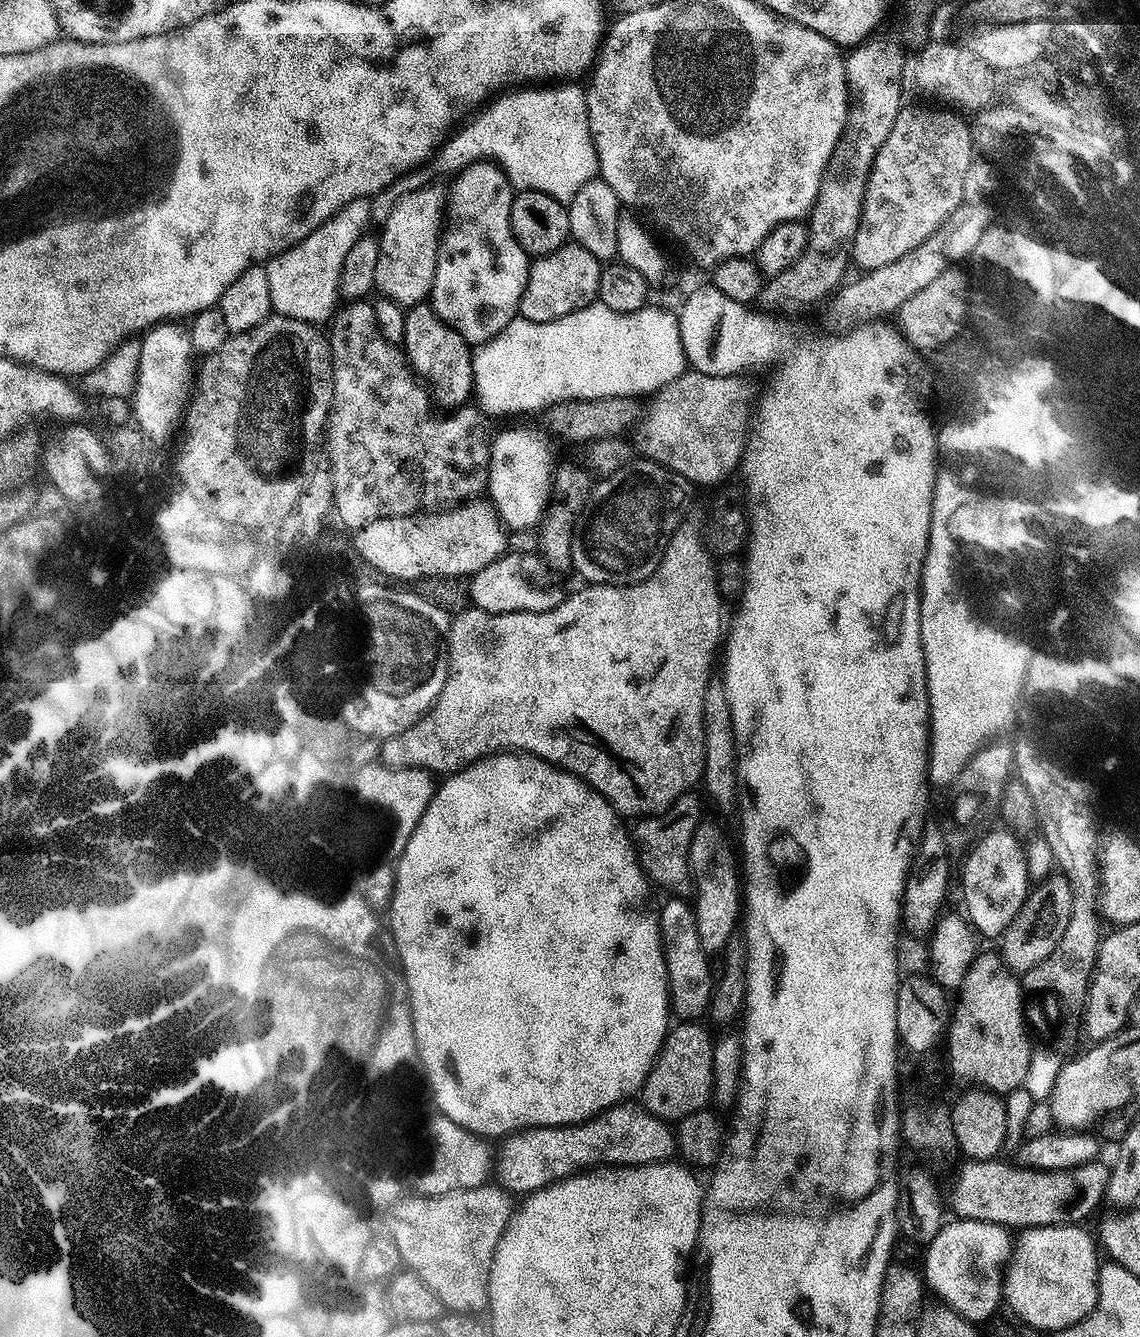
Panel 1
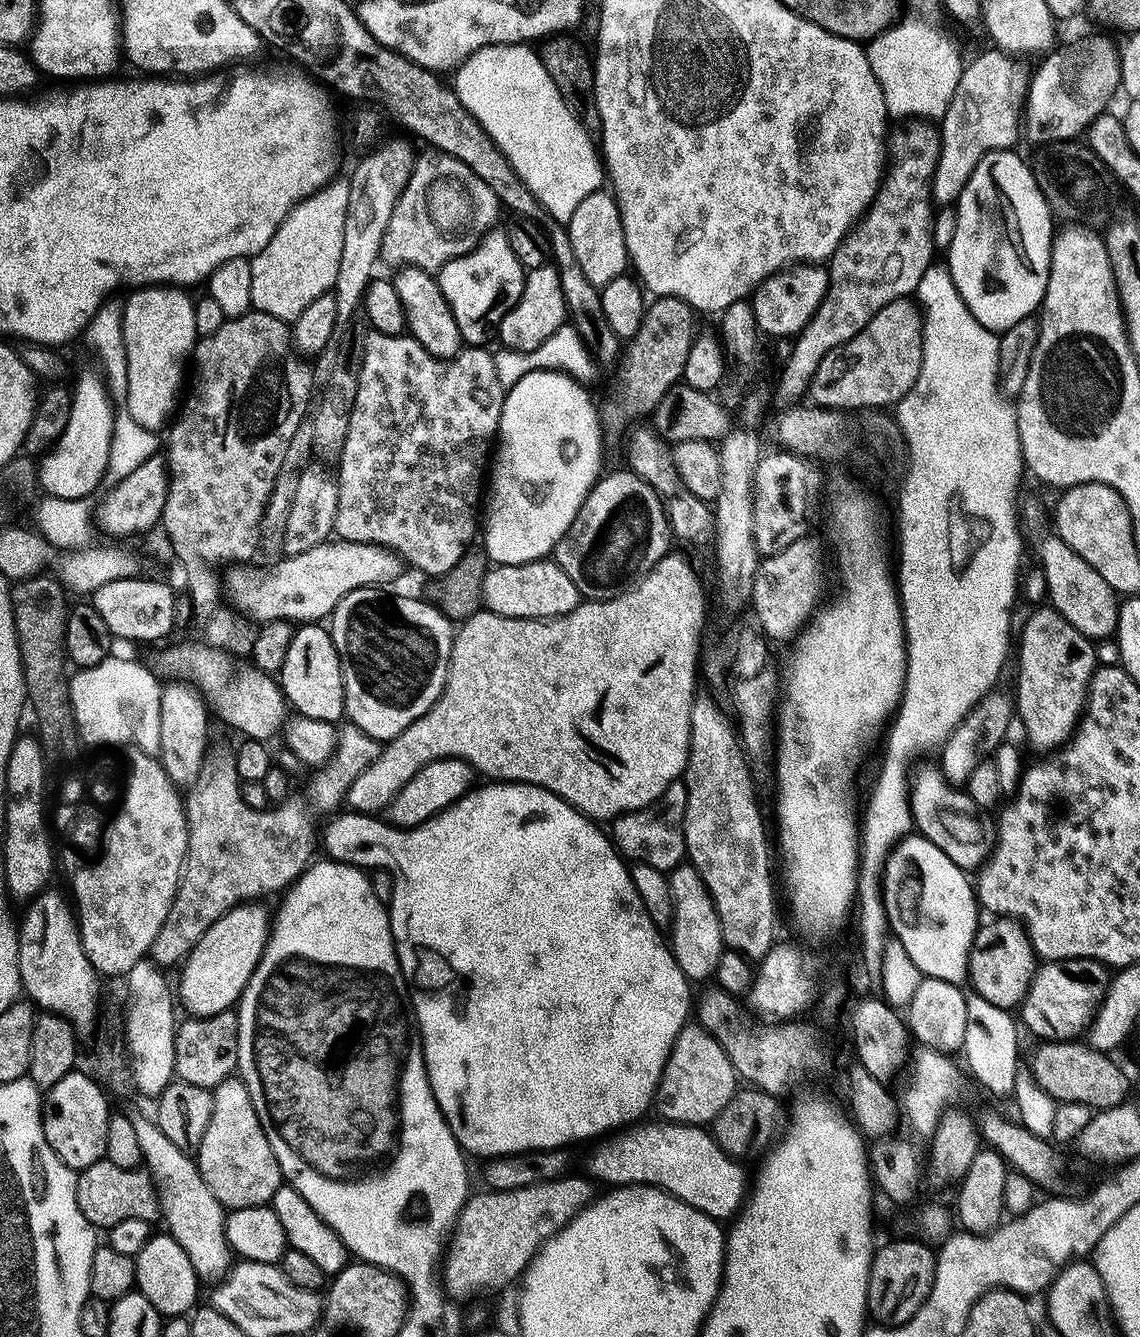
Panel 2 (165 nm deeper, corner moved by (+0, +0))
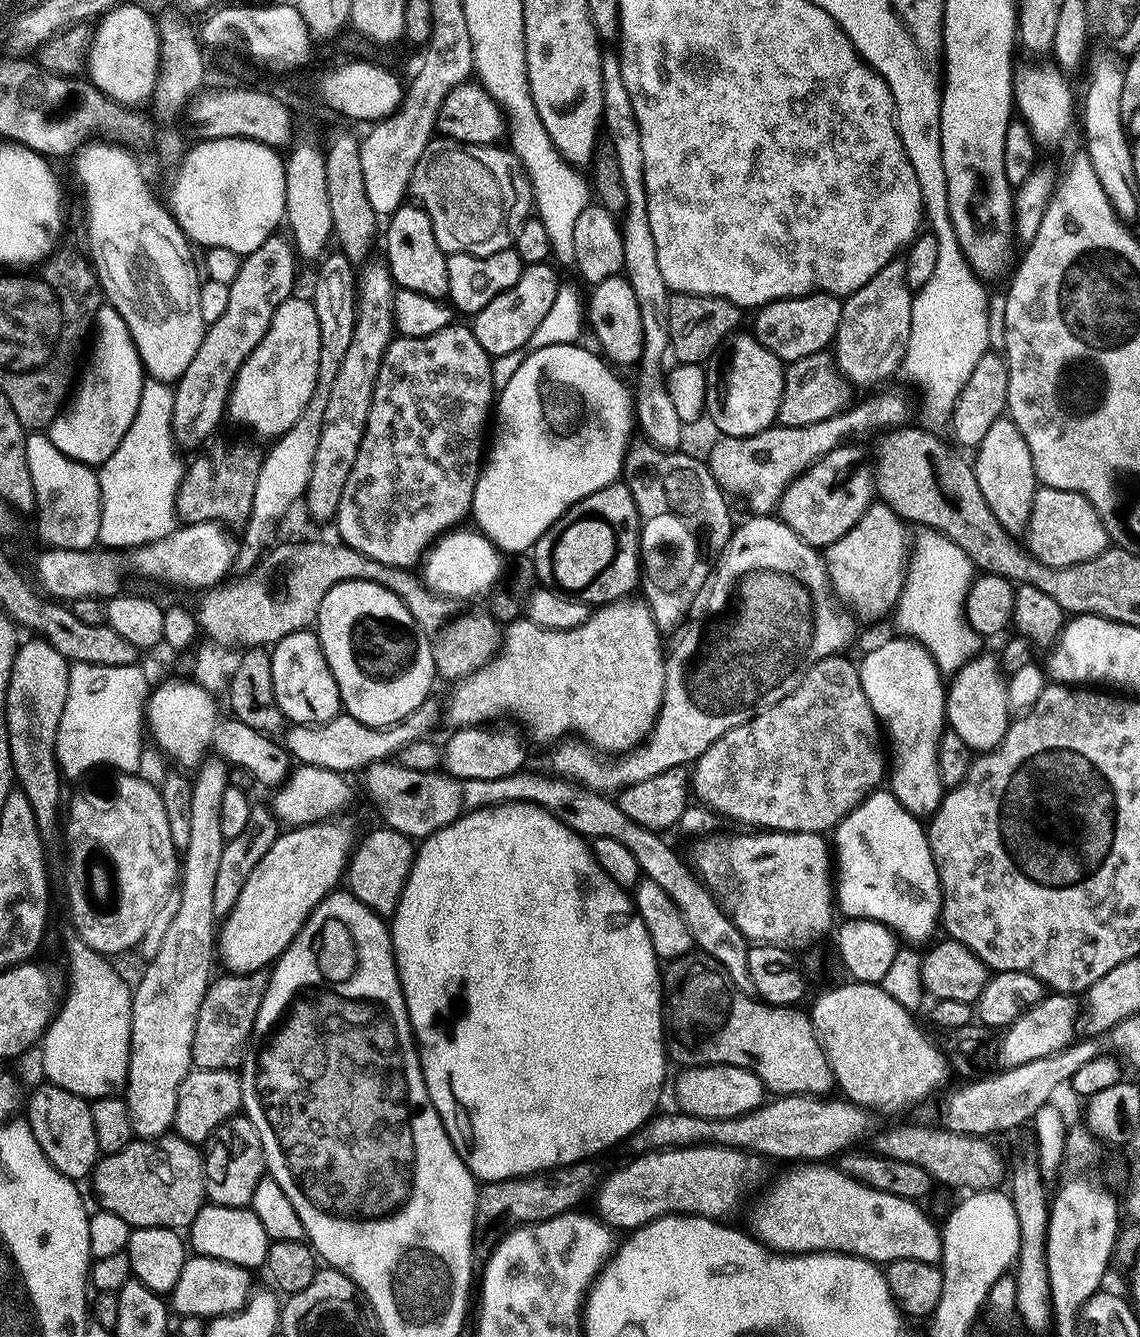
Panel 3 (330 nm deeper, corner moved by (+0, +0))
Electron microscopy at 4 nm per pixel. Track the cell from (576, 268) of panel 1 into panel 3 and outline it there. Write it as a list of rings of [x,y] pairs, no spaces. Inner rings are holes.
[[[548,262],[525,264],[518,282],[514,282],[510,290],[502,290],[498,298],[490,298],[490,302],[471,317],[474,338],[478,338],[478,346],[482,346],[488,356],[495,358],[527,349],[530,338],[534,338],[534,330],[538,330],[542,318],[546,318],[550,306],[554,306],[554,298],[558,298],[562,277],[550,265]]]

